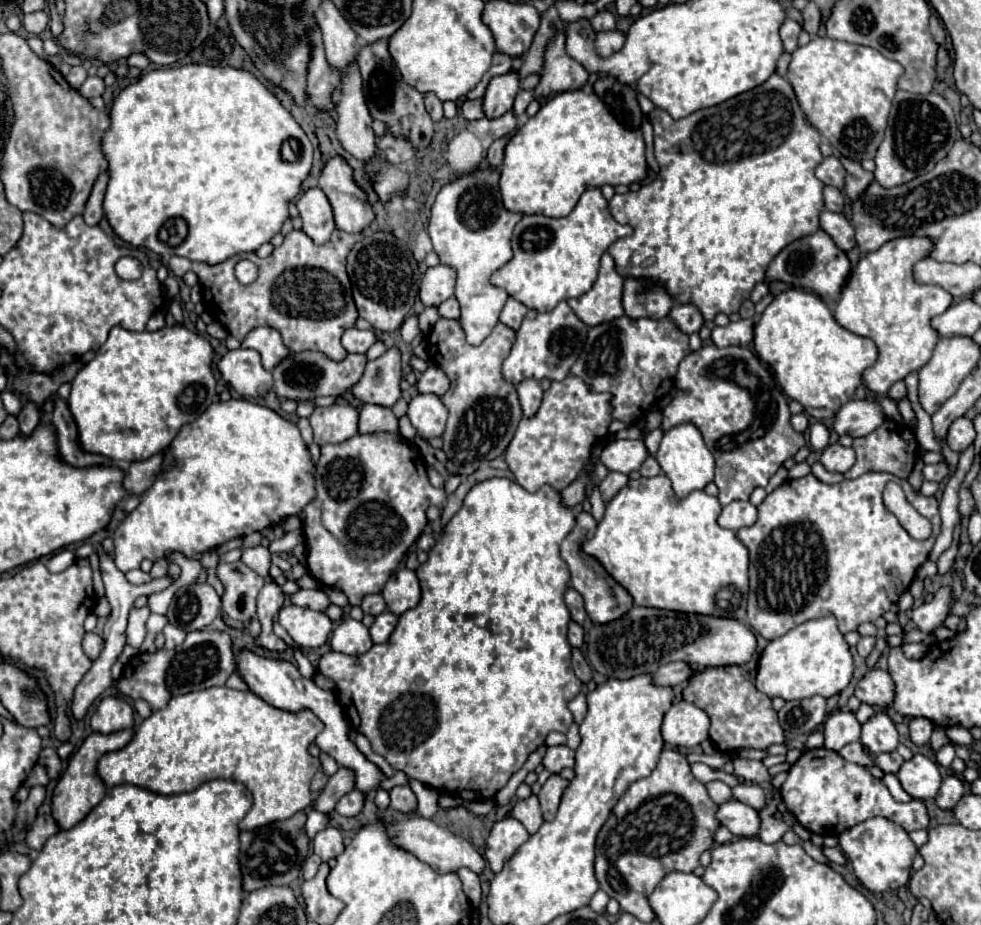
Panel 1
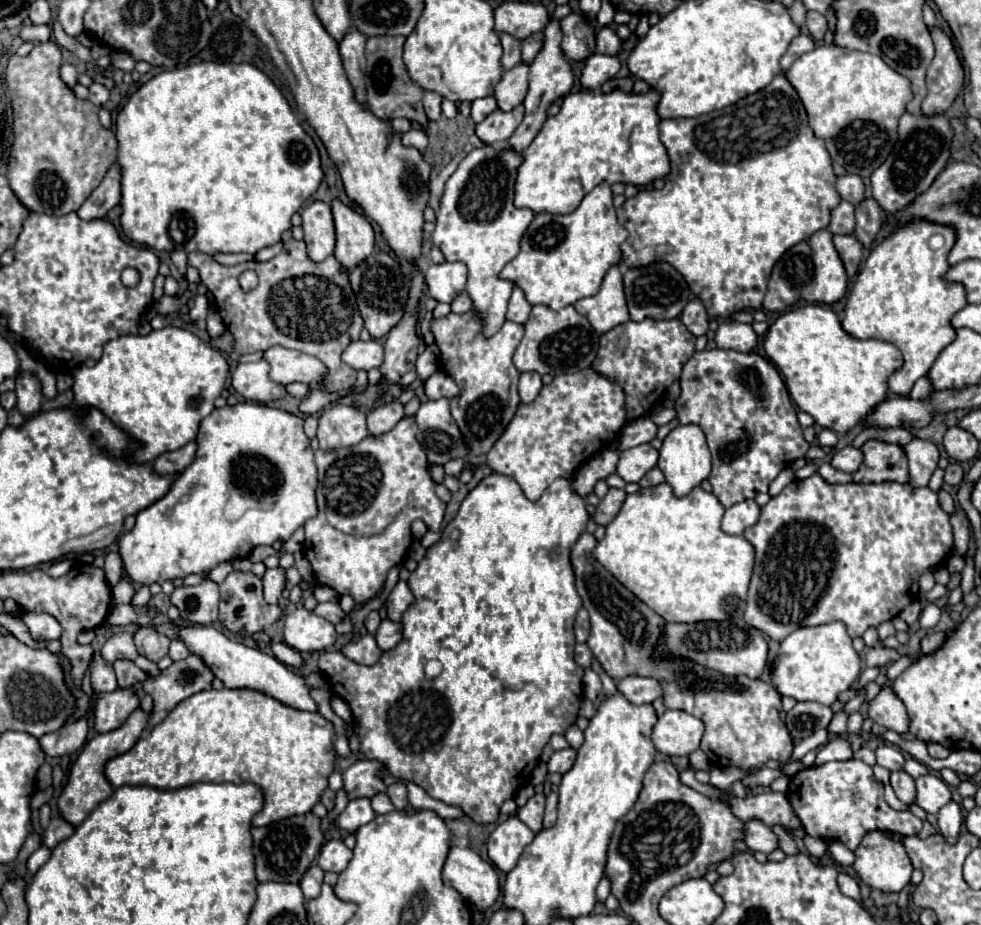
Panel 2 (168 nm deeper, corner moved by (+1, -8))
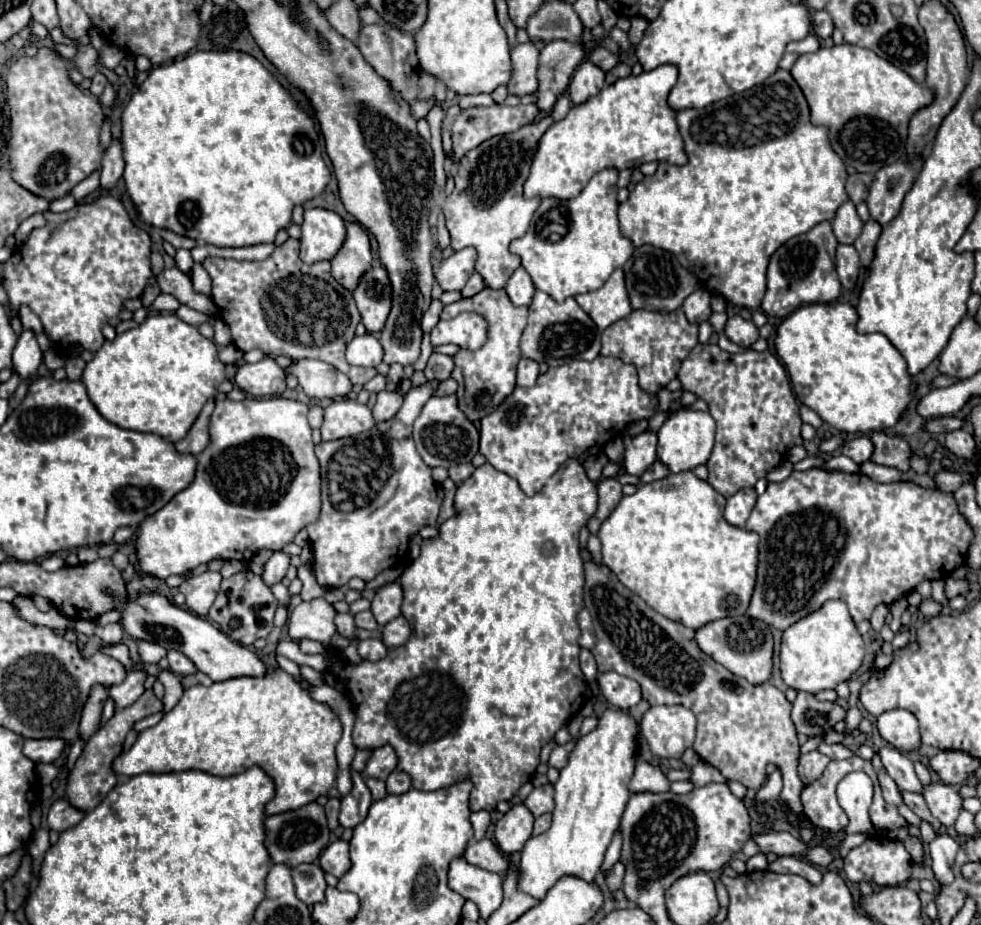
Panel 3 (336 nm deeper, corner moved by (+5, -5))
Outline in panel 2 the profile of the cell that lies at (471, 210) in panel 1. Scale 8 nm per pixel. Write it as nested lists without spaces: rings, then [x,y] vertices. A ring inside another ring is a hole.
[[[485,145],[481,149],[473,149],[445,183],[445,191],[441,195],[435,219],[435,231],[431,235],[433,245],[443,253],[445,261],[461,261],[467,265],[469,275],[465,291],[473,301],[473,313],[477,321],[481,321],[485,337],[493,337],[493,333],[497,333],[505,323],[507,301],[511,297],[513,285],[509,281],[499,279],[499,271],[519,253],[519,241],[535,217],[531,209],[517,209],[513,205],[513,185],[519,165],[521,165],[521,155],[505,145]]]

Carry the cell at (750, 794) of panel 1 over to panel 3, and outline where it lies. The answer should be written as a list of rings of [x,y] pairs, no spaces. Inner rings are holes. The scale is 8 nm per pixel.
[[[779,856],[773,864],[767,866],[767,870],[777,872],[777,874],[799,874],[813,884],[819,884],[823,878],[823,874],[815,866],[811,866],[799,858],[793,858],[793,856]]]

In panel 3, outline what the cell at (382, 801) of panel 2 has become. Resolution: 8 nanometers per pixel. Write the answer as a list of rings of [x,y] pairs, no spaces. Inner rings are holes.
[[[367,778],[367,786],[373,794],[373,800],[381,800],[387,796],[387,790],[385,790],[385,782],[383,780],[377,780],[377,778]]]

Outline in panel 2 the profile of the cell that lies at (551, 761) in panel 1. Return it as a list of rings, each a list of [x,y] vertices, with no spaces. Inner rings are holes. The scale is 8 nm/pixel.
[[[563,749],[563,751],[555,751],[547,763],[547,769],[549,773],[567,773],[571,767],[573,767],[573,761],[575,761],[577,753],[575,749]]]

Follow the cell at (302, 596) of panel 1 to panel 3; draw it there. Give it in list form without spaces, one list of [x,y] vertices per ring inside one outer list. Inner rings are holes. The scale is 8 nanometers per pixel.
[[[337,614],[335,626],[337,626],[337,632],[339,632],[343,638],[347,638],[347,640],[351,640],[351,642],[357,642],[357,636],[355,636],[357,626],[355,626],[351,614]]]

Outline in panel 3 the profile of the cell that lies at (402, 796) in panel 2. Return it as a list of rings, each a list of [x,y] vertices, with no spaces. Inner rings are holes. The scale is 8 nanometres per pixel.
[[[395,768],[395,770],[389,774],[389,778],[385,780],[385,784],[387,784],[387,792],[389,792],[389,794],[403,794],[403,792],[407,792],[407,790],[411,788],[411,778],[409,778],[409,774],[405,774],[403,770]]]

